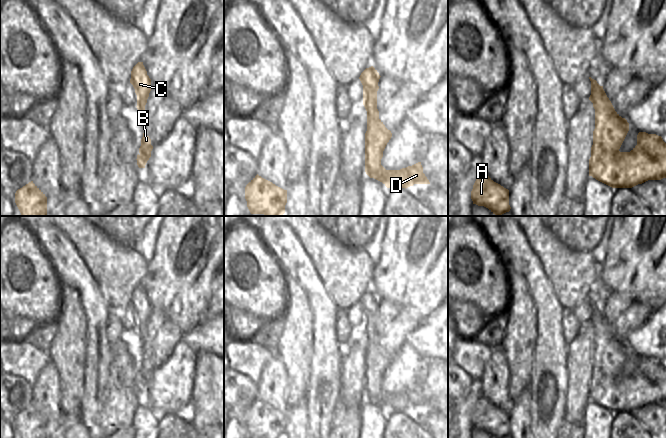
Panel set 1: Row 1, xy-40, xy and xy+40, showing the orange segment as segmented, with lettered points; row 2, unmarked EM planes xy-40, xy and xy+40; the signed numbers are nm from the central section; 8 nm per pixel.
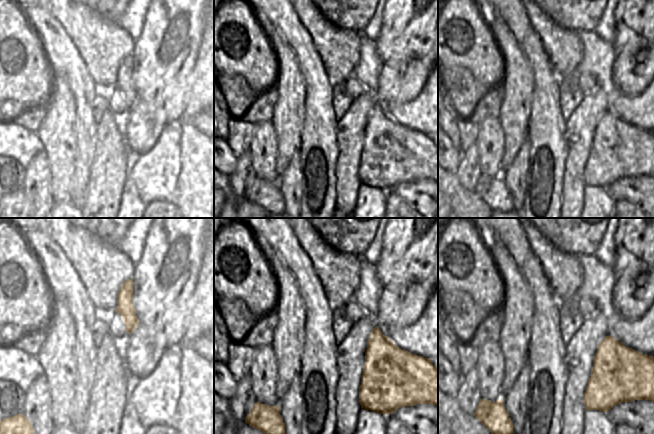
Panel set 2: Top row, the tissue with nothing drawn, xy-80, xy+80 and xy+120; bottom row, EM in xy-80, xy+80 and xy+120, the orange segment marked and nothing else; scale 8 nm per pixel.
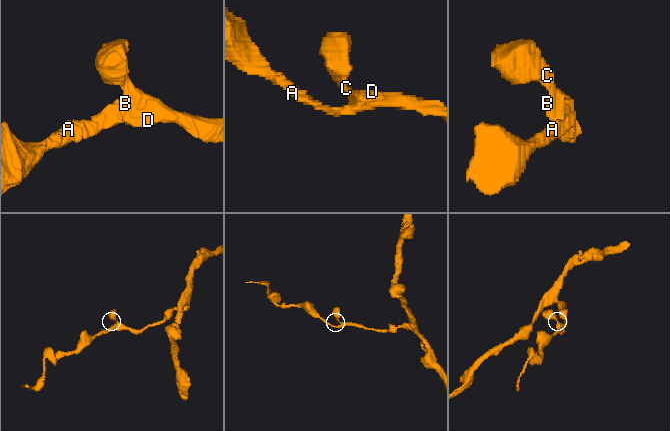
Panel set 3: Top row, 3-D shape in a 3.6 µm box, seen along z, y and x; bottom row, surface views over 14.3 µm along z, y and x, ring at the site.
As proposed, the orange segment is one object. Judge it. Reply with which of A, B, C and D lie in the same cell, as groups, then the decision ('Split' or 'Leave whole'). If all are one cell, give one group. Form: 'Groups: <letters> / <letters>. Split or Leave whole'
Groups: A B C D. Leave whole.

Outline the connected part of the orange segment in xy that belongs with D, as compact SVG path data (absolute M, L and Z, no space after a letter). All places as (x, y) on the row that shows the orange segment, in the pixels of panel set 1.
M373 66L366 68L359 77L363 85L363 105L367 111L365 172L370 178L382 182L387 188L406 189L414 184L430 184L423 173L421 162L400 170L386 170L381 165L383 151L392 133L379 119L377 91L380 77Z

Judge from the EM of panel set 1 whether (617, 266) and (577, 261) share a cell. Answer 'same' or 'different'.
different

